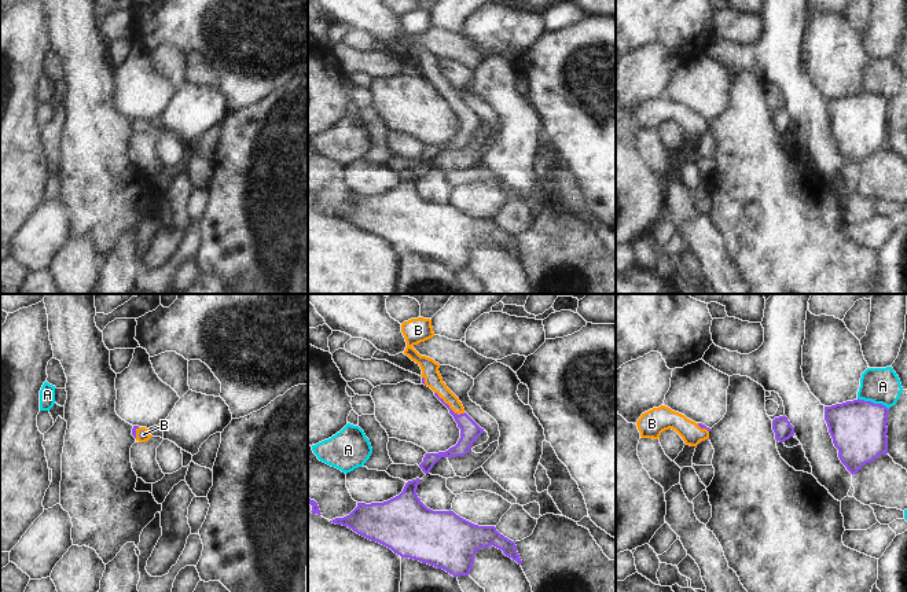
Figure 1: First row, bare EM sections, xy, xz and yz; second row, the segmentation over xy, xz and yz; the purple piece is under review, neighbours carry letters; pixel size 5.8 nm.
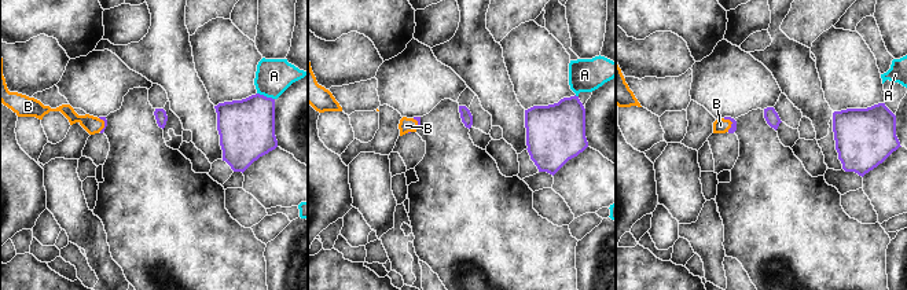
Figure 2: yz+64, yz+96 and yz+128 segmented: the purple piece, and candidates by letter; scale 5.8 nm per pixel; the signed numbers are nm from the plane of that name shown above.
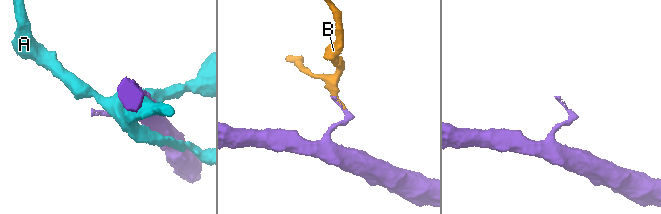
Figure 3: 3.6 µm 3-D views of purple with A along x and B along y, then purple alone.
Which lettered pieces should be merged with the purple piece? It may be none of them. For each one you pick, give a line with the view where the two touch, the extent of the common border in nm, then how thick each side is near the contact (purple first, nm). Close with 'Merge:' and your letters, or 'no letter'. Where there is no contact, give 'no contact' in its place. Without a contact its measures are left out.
B: contact in xz; length 220 nm; calibres 110 and 100 nm
Merge: B

